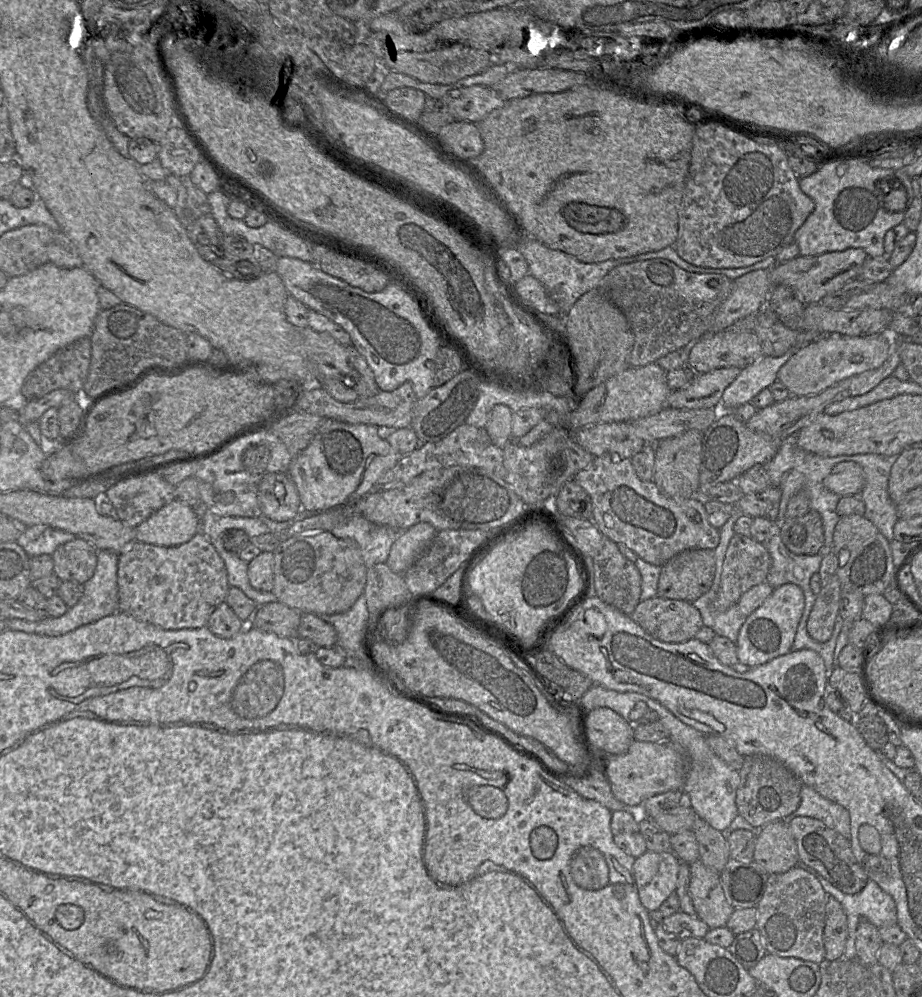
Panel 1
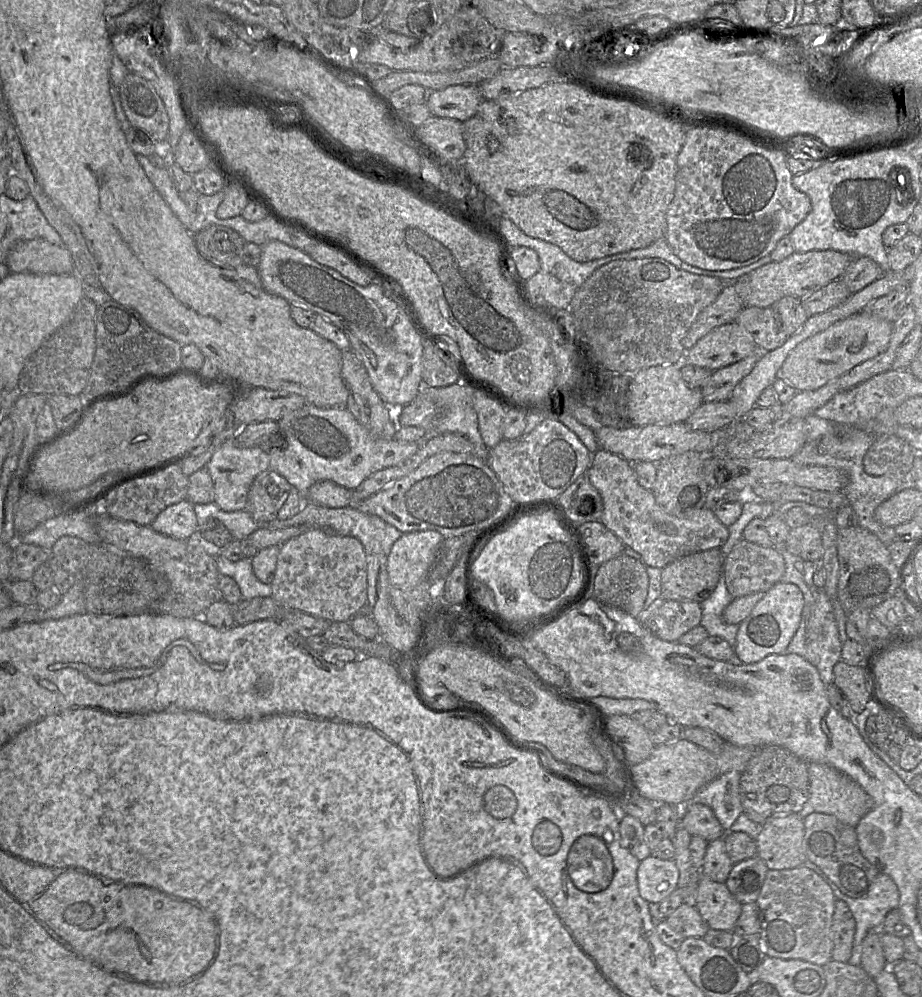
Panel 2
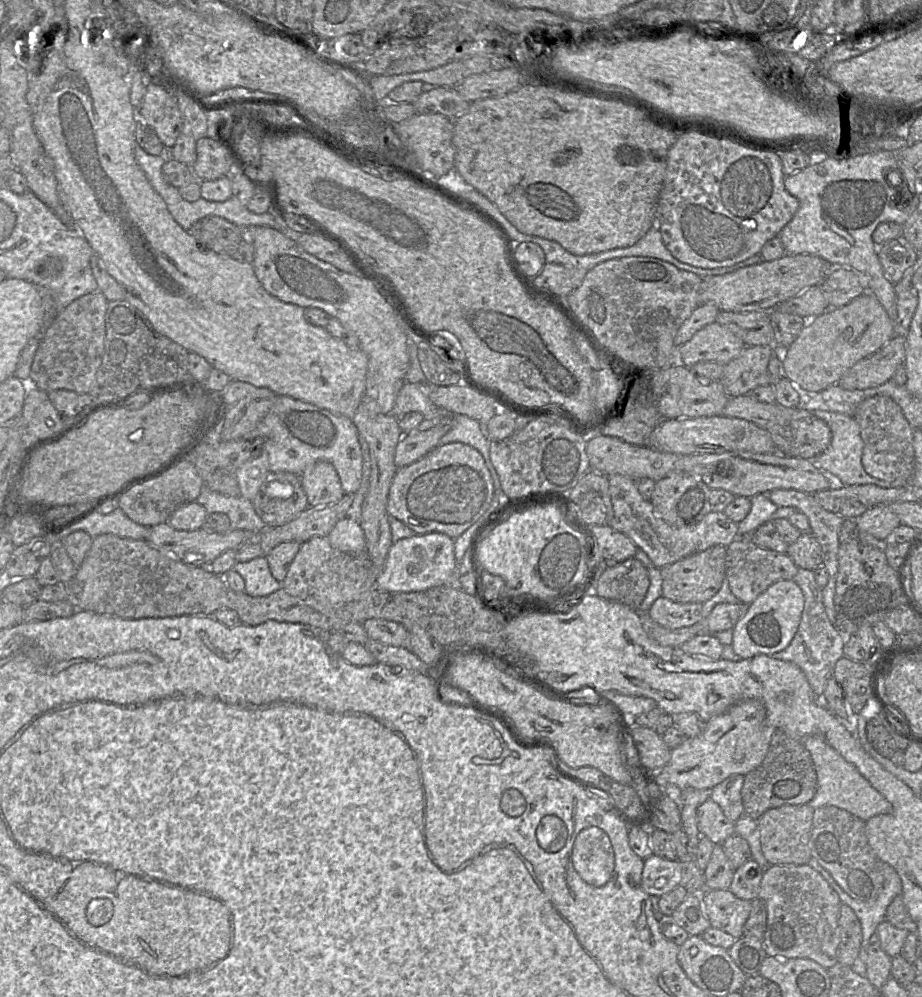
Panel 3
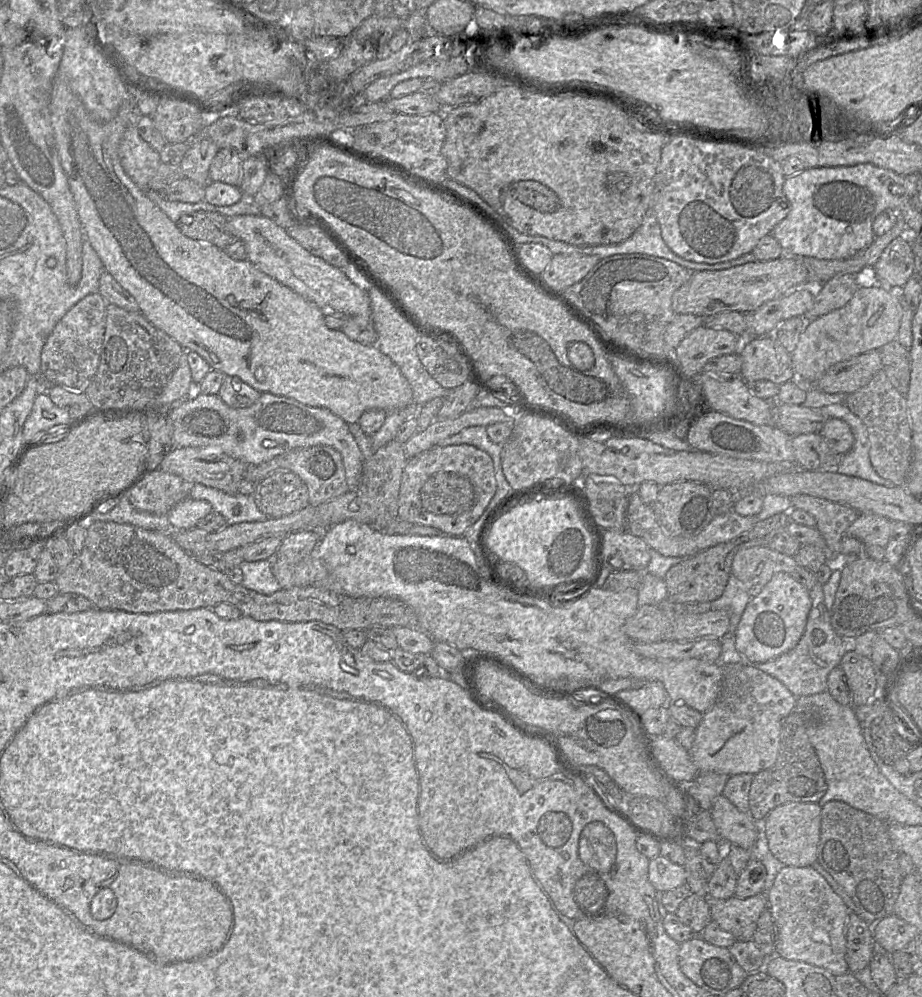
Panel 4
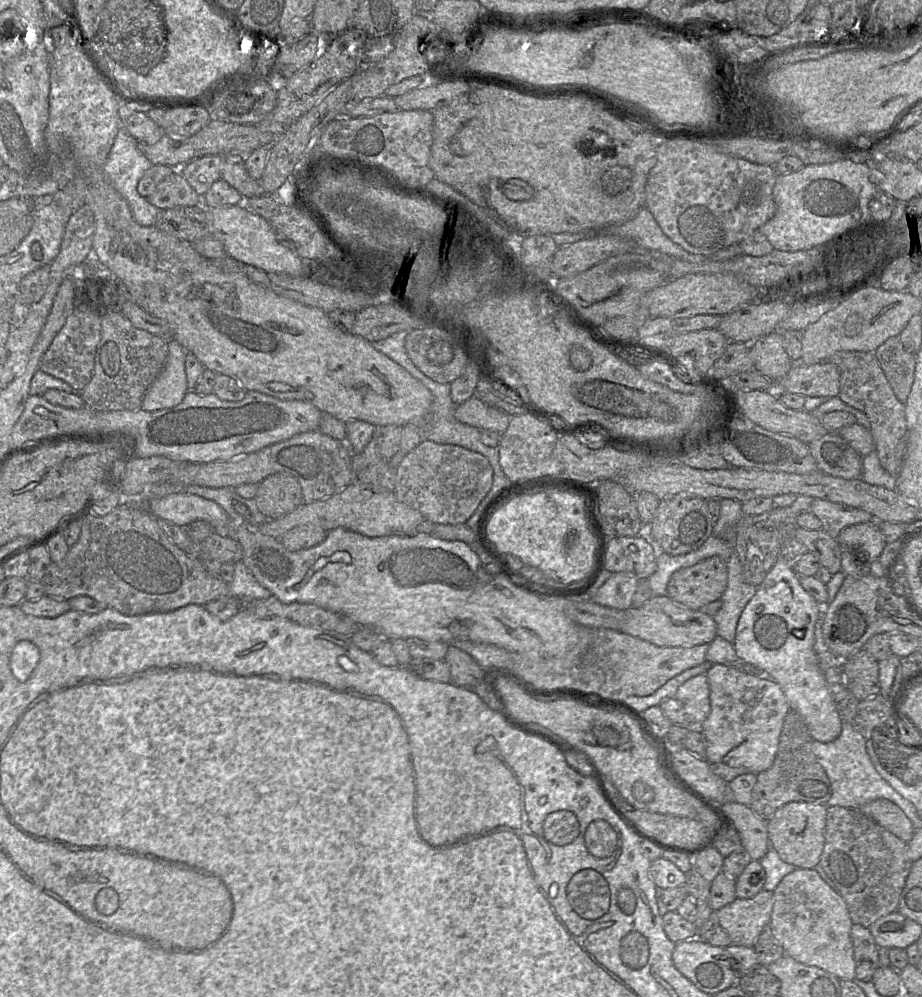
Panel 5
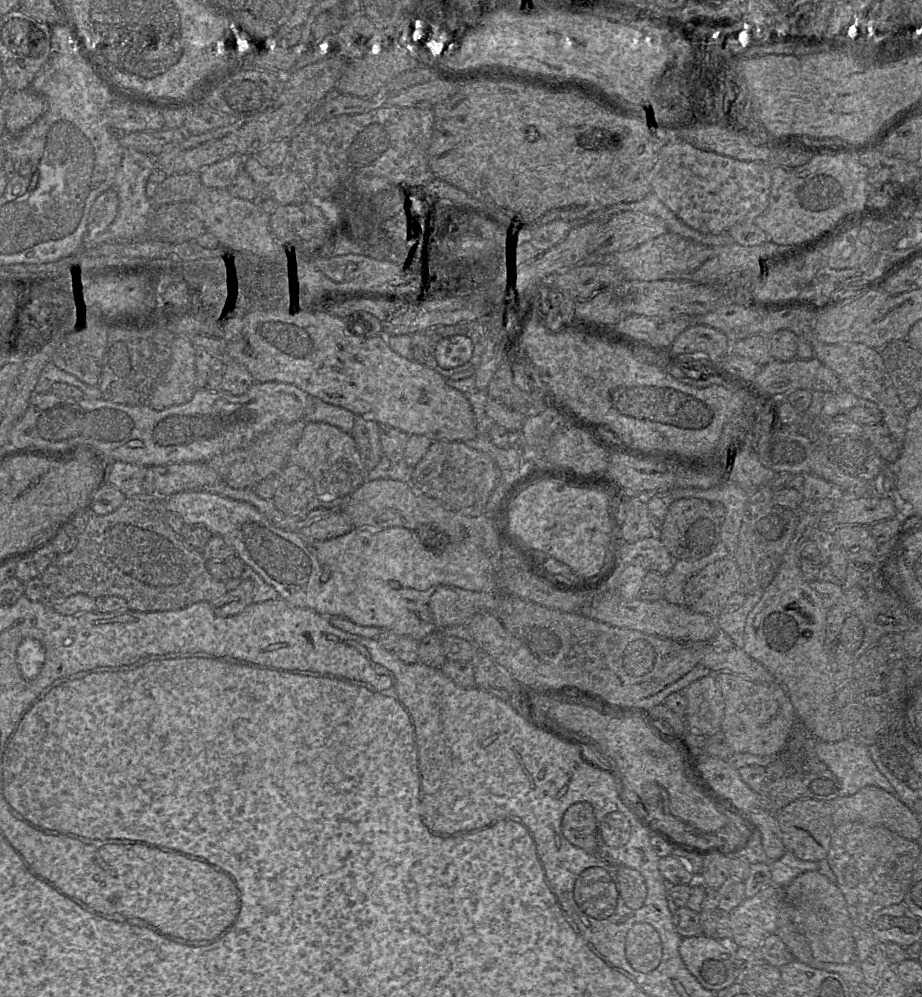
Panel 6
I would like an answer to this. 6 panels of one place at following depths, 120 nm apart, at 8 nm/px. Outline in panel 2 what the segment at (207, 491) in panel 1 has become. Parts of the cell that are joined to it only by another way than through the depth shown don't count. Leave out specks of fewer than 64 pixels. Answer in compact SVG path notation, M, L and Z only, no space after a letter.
M233 438L214 449L214 453L205 467L213 481L213 502L223 511L234 512L246 509L250 487L257 475L270 469L270 457L268 452L260 447L236 446Z

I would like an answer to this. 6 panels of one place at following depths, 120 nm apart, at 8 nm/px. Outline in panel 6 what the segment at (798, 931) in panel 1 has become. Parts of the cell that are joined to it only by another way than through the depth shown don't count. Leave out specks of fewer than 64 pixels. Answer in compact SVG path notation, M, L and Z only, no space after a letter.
M818 870L796 876L784 887L784 899L793 908L793 922L806 937L812 955L821 962L847 964L856 961L854 924L846 900L837 886Z

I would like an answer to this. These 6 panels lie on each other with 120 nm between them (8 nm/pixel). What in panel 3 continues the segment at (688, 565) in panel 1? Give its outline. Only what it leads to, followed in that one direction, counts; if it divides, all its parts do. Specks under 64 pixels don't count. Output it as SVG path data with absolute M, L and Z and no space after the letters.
M715 545L661 568L662 596L678 603L704 603L721 588L726 577L727 547Z

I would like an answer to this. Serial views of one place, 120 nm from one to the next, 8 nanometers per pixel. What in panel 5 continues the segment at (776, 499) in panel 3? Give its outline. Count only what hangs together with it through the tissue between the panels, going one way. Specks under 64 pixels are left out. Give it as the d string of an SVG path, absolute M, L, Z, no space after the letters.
M814 499L809 511L821 521L822 530L835 539L840 531L849 525L874 520L873 516L864 510L822 499Z

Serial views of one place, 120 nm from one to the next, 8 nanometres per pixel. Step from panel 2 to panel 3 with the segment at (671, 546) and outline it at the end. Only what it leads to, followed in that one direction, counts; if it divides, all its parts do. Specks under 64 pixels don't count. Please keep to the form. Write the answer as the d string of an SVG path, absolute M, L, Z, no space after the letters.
M618 474L607 477L613 509L613 517L609 526L628 536L639 549L648 555L655 567L663 568L715 545L727 547L738 538L738 523L729 519L723 512L709 512L698 523L686 527L669 525L656 515L652 503L640 495L633 479Z

